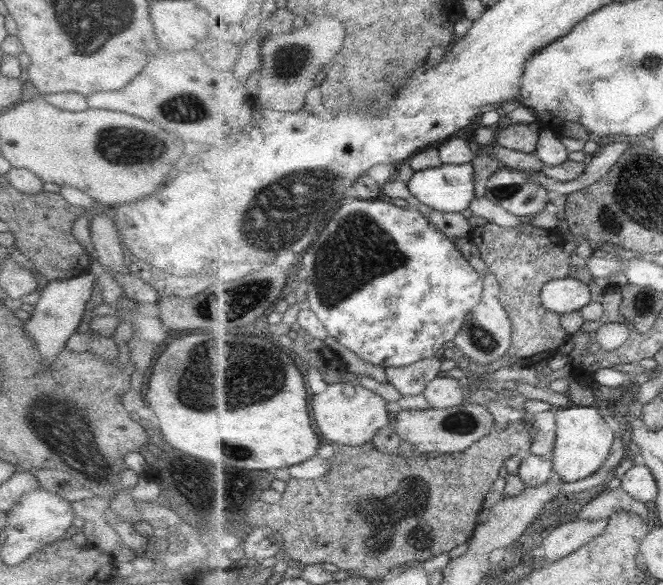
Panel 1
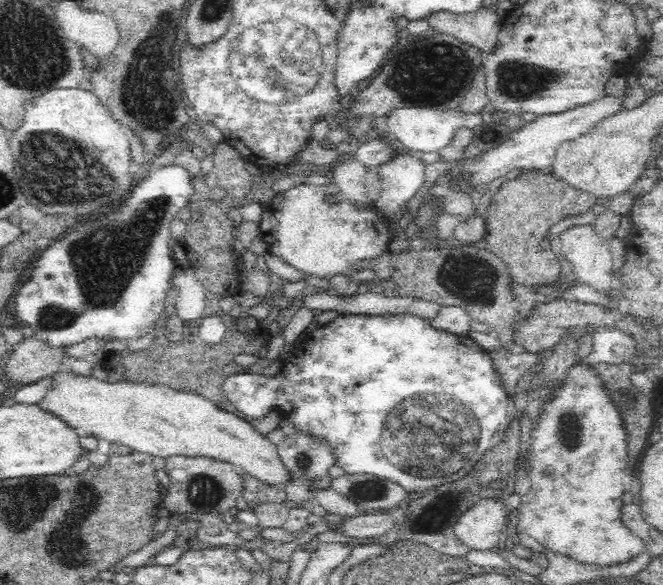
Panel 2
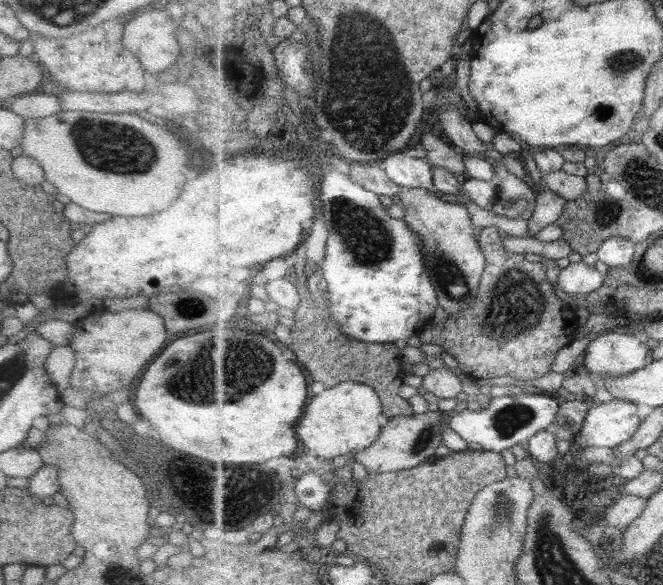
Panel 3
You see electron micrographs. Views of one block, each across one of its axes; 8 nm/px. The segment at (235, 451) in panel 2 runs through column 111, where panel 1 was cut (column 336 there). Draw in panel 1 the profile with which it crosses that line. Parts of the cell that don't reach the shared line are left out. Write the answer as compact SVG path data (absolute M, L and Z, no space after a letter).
M331 381L327 388L329 388L327 392L310 397L315 425L326 443L337 446L365 445L365 443L371 443L379 428L389 424L391 412L387 408L387 401L377 392L364 388L359 382Z

